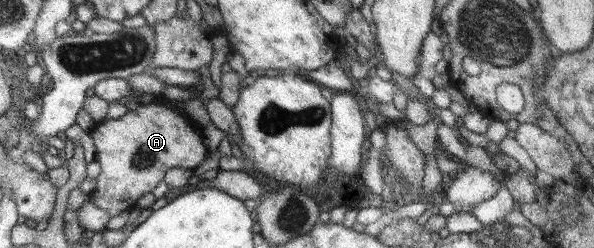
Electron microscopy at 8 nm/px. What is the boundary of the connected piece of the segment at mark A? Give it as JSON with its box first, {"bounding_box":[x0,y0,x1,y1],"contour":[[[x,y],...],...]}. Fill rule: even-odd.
{"bounding_box":[90,99,207,217],"contour":[[[150,99],[140,101],[140,105],[135,110],[127,111],[119,119],[96,124],[90,134],[96,147],[95,159],[101,165],[101,172],[96,178],[97,184],[92,192],[93,203],[107,211],[111,217],[129,211],[143,195],[155,191],[159,183],[165,179],[167,171],[171,171],[173,167],[196,168],[207,155],[203,139],[191,127],[188,117],[183,117]]]}

